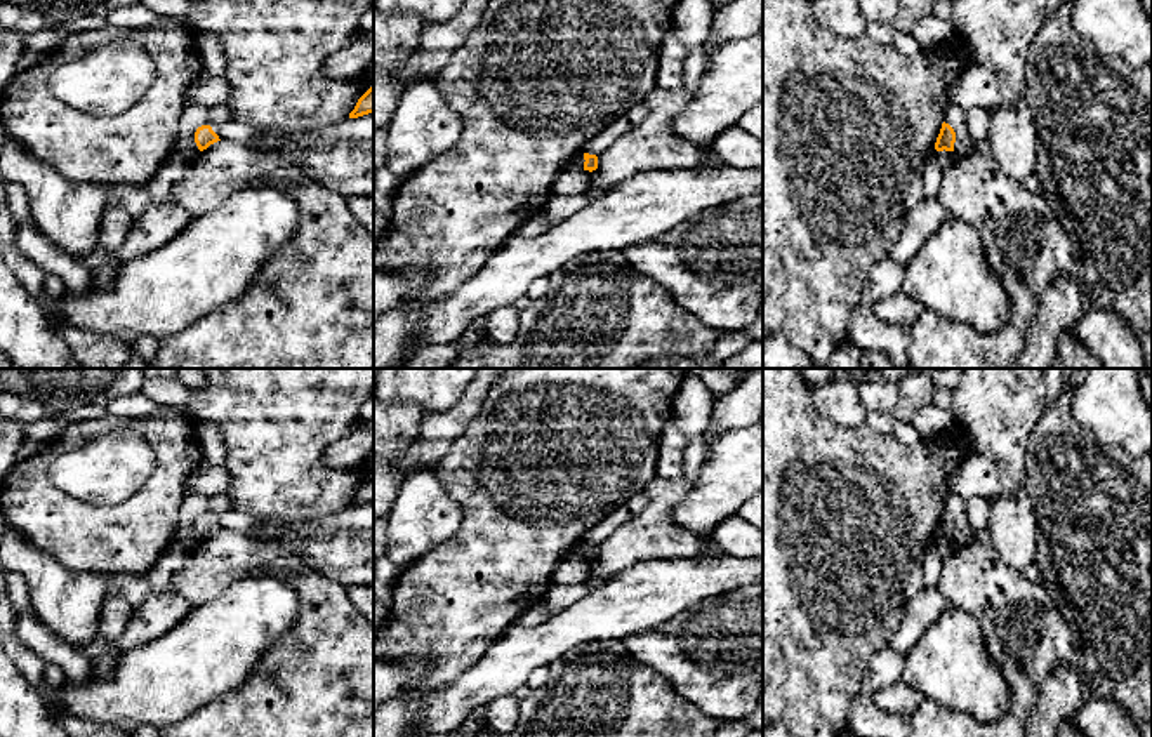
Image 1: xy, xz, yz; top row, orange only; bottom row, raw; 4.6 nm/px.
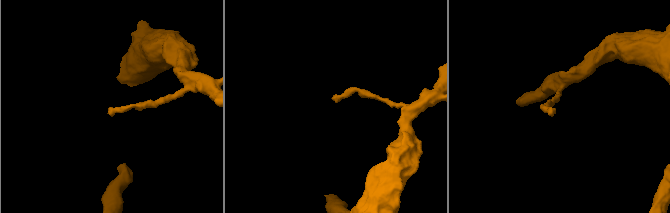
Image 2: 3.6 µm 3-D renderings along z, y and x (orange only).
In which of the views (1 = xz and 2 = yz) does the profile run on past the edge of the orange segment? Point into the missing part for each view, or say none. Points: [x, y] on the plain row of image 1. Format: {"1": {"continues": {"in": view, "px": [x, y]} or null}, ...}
{"1": {"continues": null}, "2": {"continues": null}}

